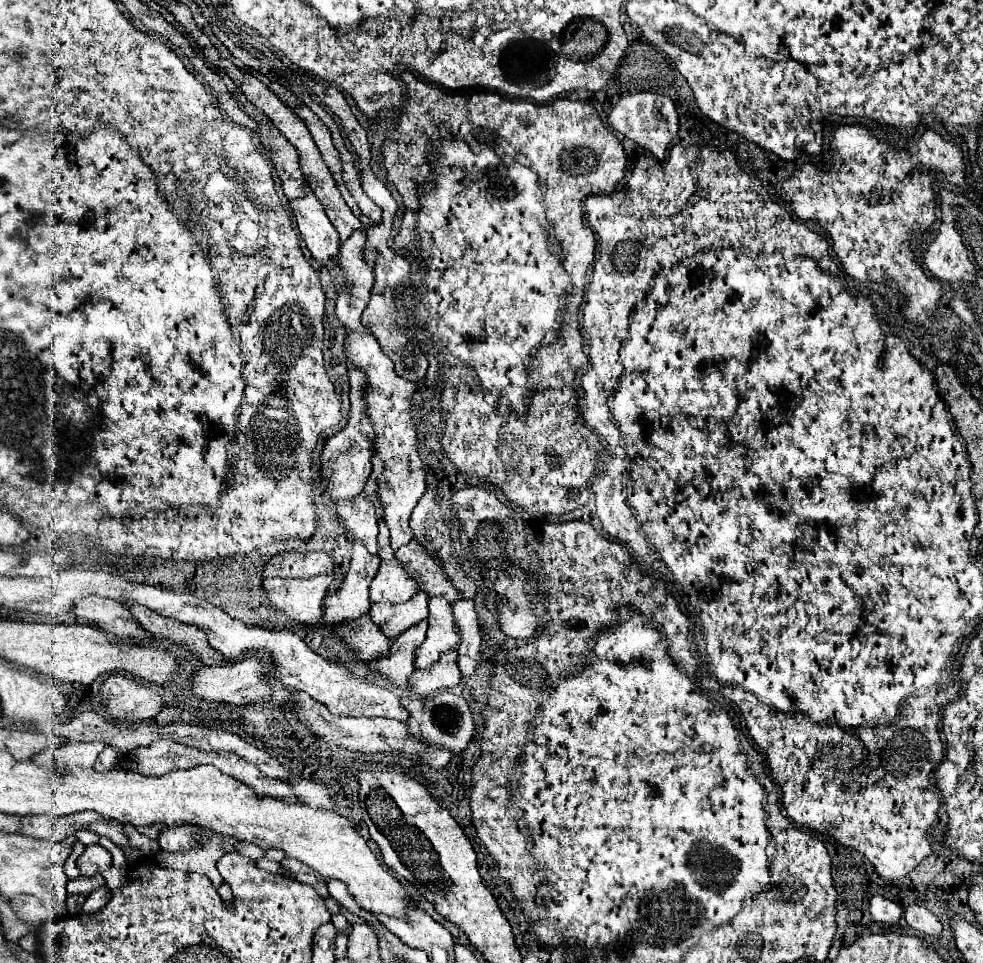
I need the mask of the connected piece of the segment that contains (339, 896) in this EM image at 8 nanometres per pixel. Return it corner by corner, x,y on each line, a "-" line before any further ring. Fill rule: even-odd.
327,879
327,889
329,889
329,893
331,893
331,897
333,899
337,899
345,909
349,909
351,913
355,913
355,915
359,915
359,917
363,917
365,921
369,921
371,925
379,925
379,927
383,927
381,923
379,923
379,919
375,919
375,915
371,915
369,911
365,911
365,909
361,909
359,905
357,905
357,901
355,901
355,897
347,891
347,887
341,883
341,881
335,881
335,879

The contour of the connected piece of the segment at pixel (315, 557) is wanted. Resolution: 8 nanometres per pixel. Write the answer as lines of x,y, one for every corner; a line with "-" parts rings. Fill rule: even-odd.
285,551
267,563
267,577
313,577
333,571
333,557
323,551

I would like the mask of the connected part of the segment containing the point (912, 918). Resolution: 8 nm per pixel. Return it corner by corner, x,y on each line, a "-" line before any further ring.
911,903
905,907
905,921
909,923
909,927
913,927
925,935
933,935
933,937
939,937
941,929
943,929
939,919
919,903

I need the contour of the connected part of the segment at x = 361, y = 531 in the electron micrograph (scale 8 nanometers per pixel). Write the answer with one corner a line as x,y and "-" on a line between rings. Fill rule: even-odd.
357,495
349,501
339,501
339,519
345,535
353,543
365,545
369,551
379,551
377,545
377,509
367,495

